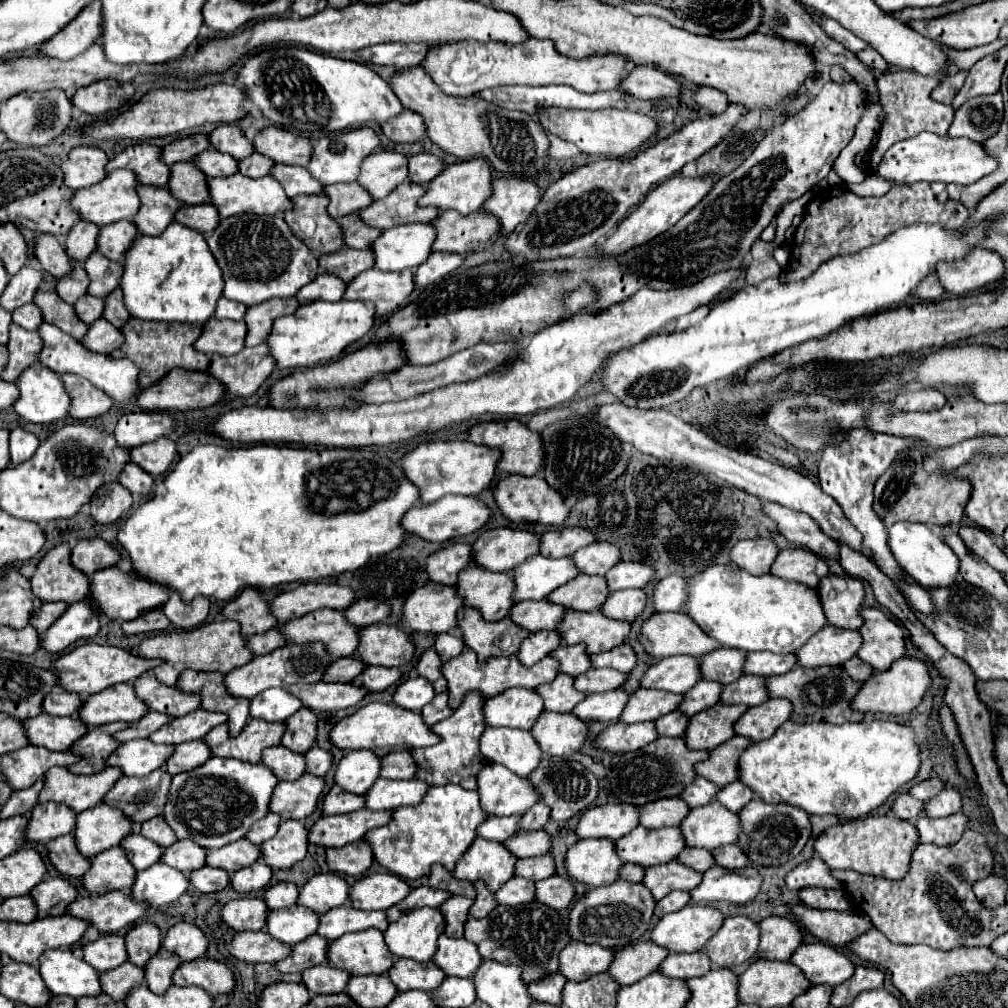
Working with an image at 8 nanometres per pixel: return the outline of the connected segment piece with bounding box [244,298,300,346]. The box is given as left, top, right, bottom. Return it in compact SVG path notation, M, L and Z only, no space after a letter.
M274 298L274 300L266 300L262 304L250 306L244 316L244 322L248 326L246 346L258 346L258 344L266 342L266 336L270 336L270 328L274 324L274 320L296 312L298 306L300 304L296 298L286 298L286 300Z

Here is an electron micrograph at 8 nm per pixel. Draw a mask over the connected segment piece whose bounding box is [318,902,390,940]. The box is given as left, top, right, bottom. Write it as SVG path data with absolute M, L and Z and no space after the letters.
M348 902L348 904L342 904L338 908L332 908L320 916L318 934L328 938L328 940L336 940L348 932L360 932L366 928L386 930L388 924L390 922L386 920L386 912L358 910Z

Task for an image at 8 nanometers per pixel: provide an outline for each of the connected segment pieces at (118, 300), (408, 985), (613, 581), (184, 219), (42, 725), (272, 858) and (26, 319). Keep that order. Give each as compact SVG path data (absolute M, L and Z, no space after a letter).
M116 288L108 298L106 298L106 310L104 310L104 318L114 324L116 328L122 328L122 324L126 324L126 318L130 318L130 314L126 312L124 300L122 300L122 290Z
M396 960L396 964L390 968L388 976L392 978L394 986L400 992L406 990L434 990L442 984L446 974L432 962L428 960L426 964L416 962L416 960Z
M622 562L616 564L610 572L606 572L608 586L616 590L614 586L630 586L630 588L644 588L652 578L656 570L644 562Z
M210 202L198 206L184 206L182 212L176 214L176 220L202 234L210 234L220 224L218 210Z
M46 712L36 718L24 720L24 726L30 744L56 752L70 750L70 746L88 732L88 726L80 718L58 718Z
M284 820L278 834L260 846L260 860L270 868L290 868L308 854L308 844L306 826L298 820Z
M24 304L18 310L14 310L14 324L26 328L26 330L38 330L42 326L44 318L36 304Z

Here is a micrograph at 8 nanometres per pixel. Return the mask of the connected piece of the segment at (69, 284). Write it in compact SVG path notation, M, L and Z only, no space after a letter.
M74 264L74 272L70 276L64 276L58 280L58 286L56 286L56 292L62 300L66 300L68 304L76 304L78 298L86 296L86 290L88 290L88 274L86 270L80 266L80 264Z

